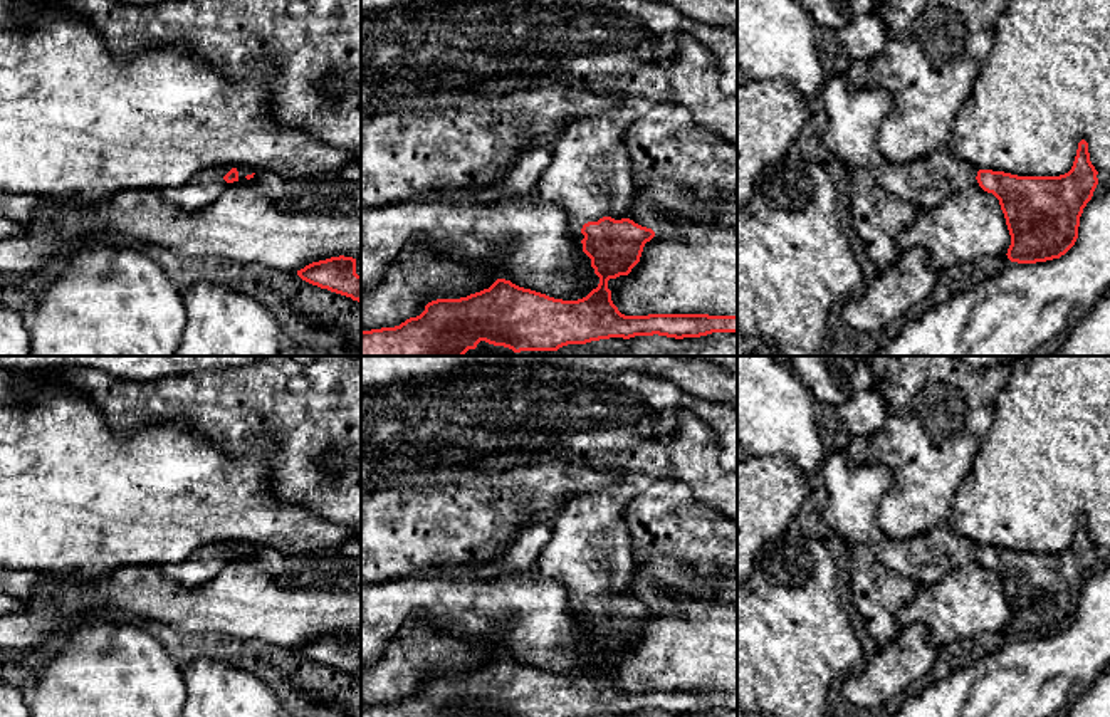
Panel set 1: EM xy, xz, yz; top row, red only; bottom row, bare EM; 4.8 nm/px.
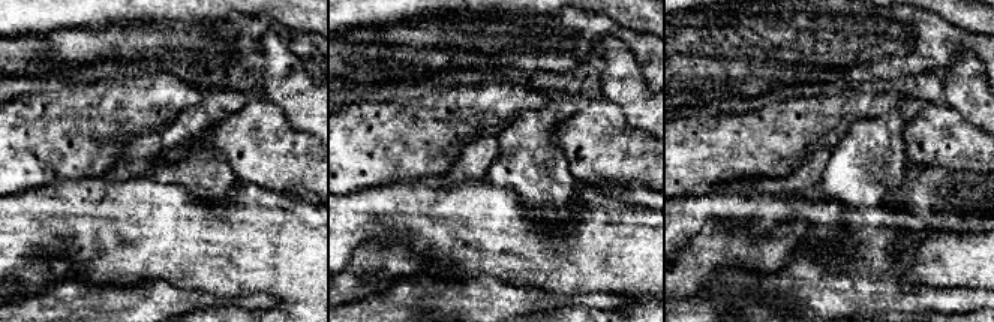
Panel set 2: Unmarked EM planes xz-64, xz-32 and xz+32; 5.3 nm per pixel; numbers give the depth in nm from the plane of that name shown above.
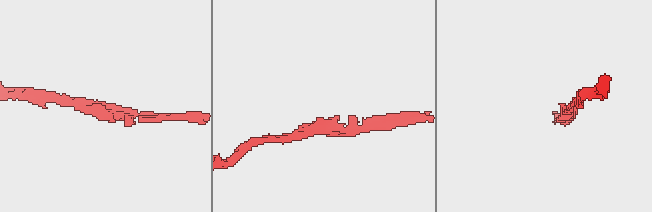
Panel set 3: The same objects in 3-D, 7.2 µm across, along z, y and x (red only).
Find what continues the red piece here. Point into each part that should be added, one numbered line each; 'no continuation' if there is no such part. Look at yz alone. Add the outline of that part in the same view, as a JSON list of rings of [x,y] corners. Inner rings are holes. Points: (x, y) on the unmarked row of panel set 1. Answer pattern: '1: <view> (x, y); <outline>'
1: yz (855, 492); [[[835,450],[821,470],[828,490],[823,521],[848,544],[867,546],[887,569],[917,584],[935,584],[957,569],[979,564],[977,544],[942,522],[907,541],[885,536],[877,522],[893,474],[868,462],[853,465],[846,450]]]

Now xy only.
1: xy (205, 563); [[[208,544],[180,563],[158,566],[161,574],[185,586],[198,586],[213,579],[223,568],[223,552],[232,544]]]

